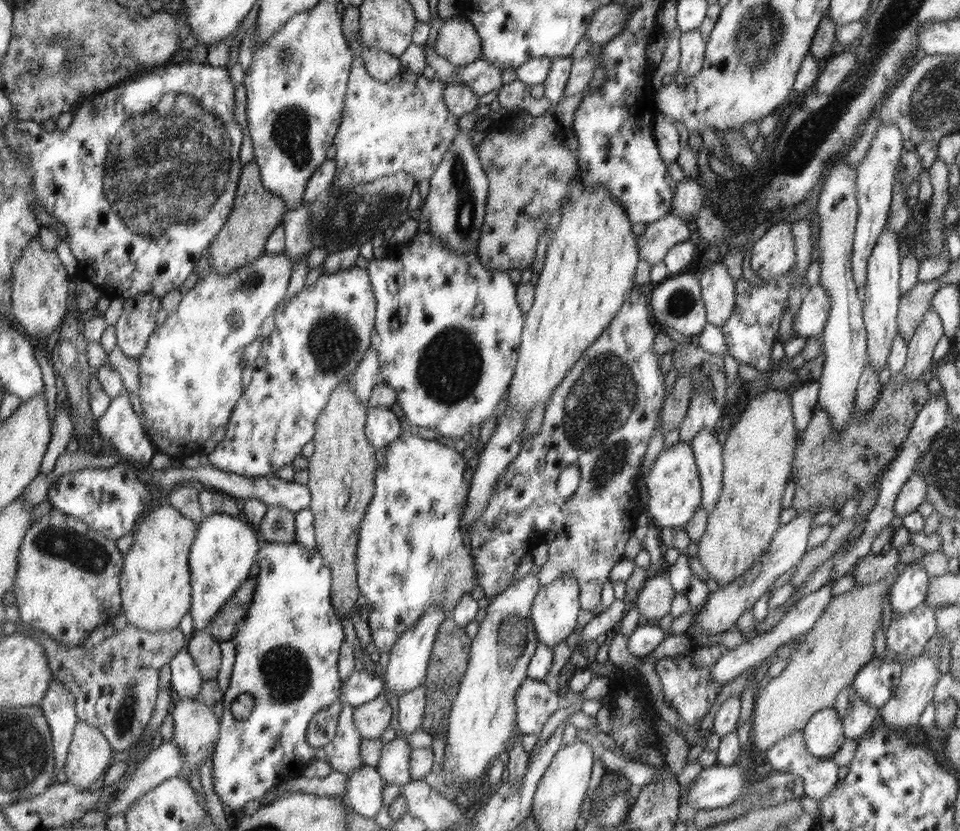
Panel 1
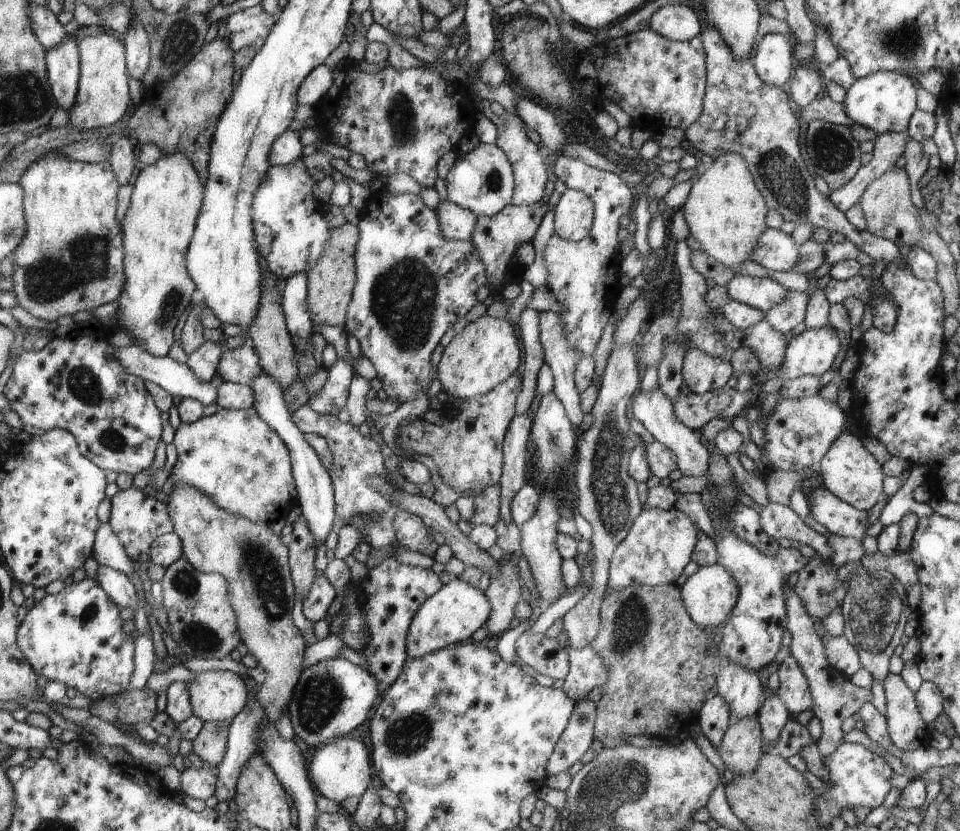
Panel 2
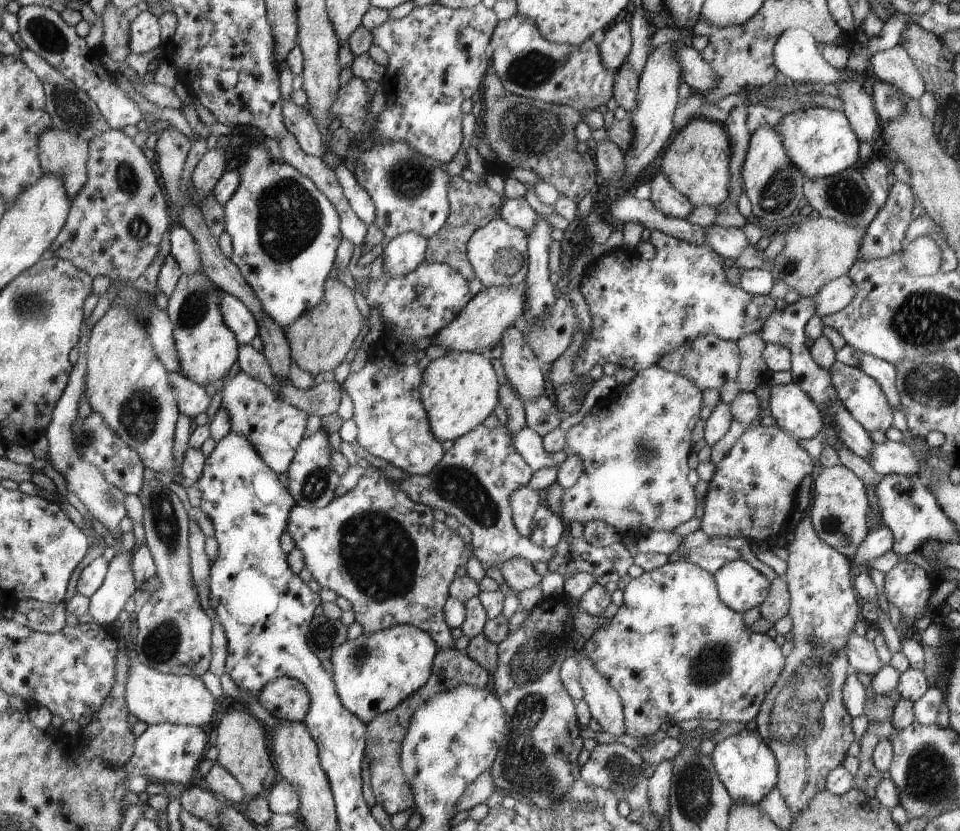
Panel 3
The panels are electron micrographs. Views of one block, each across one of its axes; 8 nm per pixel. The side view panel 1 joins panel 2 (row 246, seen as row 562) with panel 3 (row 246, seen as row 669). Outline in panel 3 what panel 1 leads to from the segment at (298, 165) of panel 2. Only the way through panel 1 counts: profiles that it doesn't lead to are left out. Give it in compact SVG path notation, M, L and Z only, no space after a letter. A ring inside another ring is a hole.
M255 142L254 146L248 146L246 154L243 156L244 161L238 167L241 173L241 182L237 192L223 205L225 232L230 236L233 245L232 262L240 270L242 277L246 283L253 289L254 295L261 301L262 311L277 325L284 330L292 325L299 317L306 312L314 309L322 301L322 296L325 296L324 282L330 274L330 270L334 268L334 256L337 256L336 248L340 248L342 236L338 232L338 212L332 205L332 202L324 196L316 187L316 184L303 176L298 170L288 163L283 163L282 160L274 161L271 155L267 152L266 147Z

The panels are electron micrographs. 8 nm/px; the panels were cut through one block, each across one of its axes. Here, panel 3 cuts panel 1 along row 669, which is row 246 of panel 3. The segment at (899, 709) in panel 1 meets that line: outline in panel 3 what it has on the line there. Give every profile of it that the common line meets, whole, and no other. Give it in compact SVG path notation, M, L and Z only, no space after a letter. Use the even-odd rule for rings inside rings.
M924 235L902 248L906 272L914 276L930 276L941 270L942 256L934 236Z

